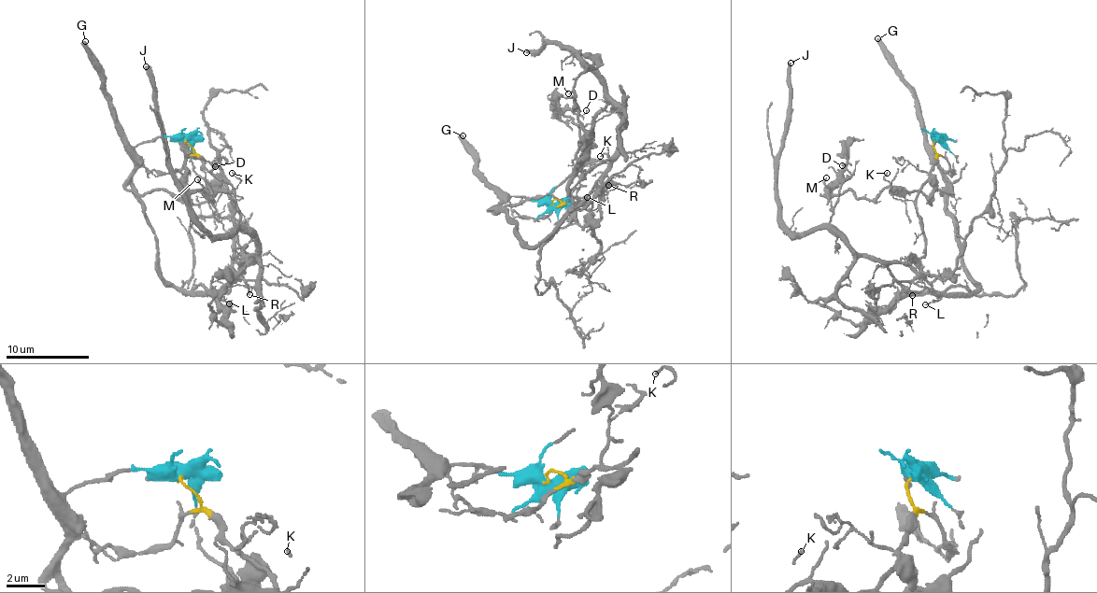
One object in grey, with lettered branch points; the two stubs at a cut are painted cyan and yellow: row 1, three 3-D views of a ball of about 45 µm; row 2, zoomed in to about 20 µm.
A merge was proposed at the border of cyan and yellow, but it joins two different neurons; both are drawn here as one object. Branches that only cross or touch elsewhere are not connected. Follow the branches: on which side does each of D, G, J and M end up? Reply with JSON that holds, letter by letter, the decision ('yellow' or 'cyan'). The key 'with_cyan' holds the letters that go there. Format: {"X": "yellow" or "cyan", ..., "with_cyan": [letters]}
{"D": "cyan", "G": "cyan", "J": "yellow", "M": "cyan", "with_cyan": ["D", "G", "M"]}

